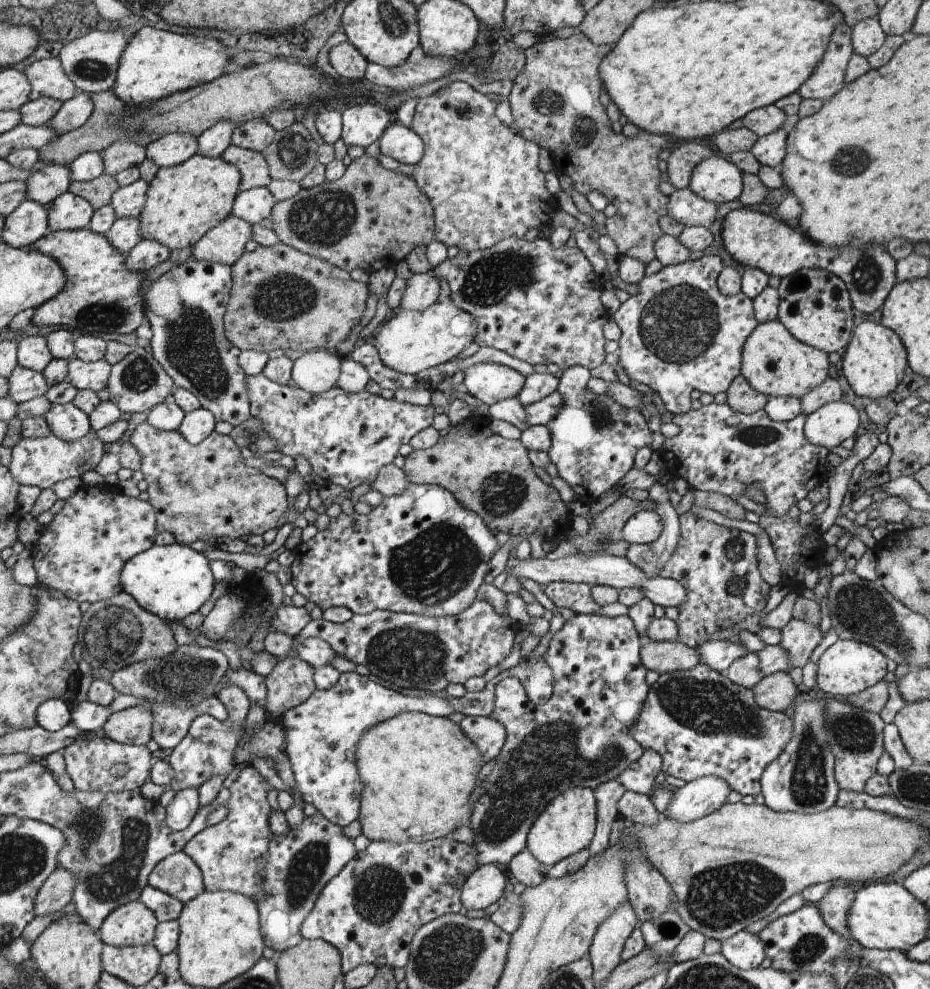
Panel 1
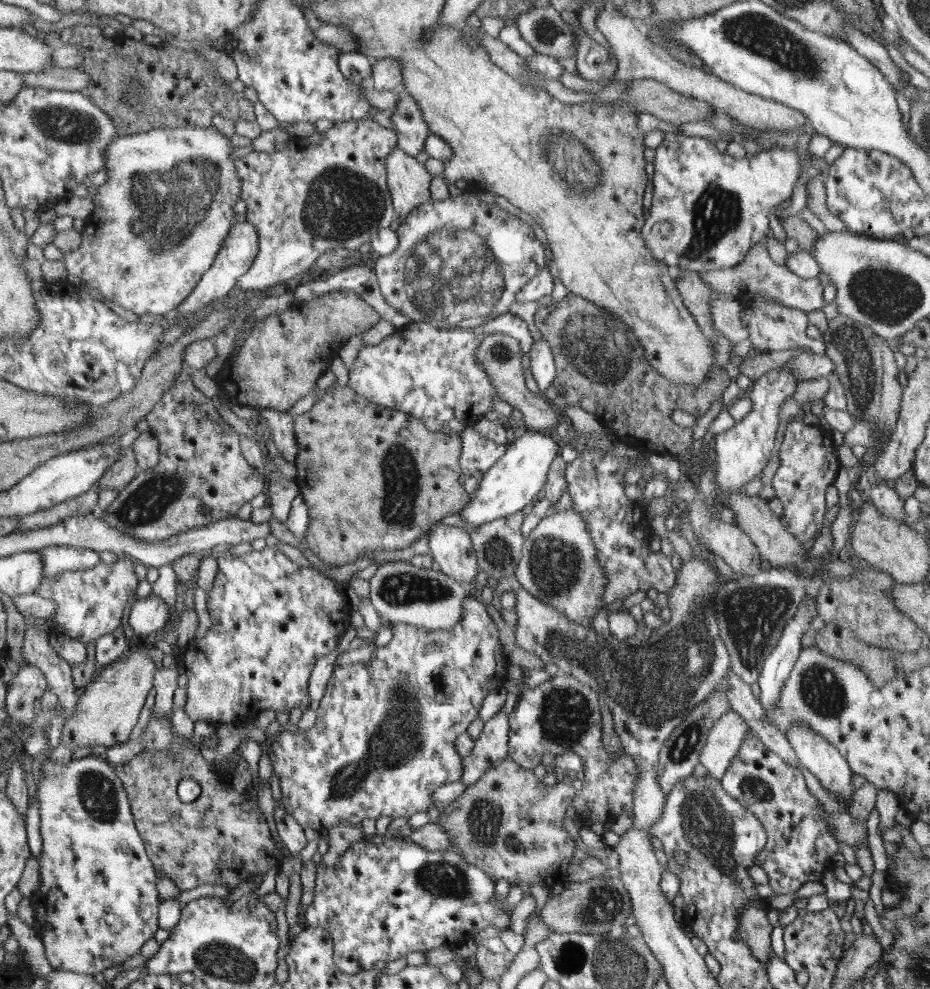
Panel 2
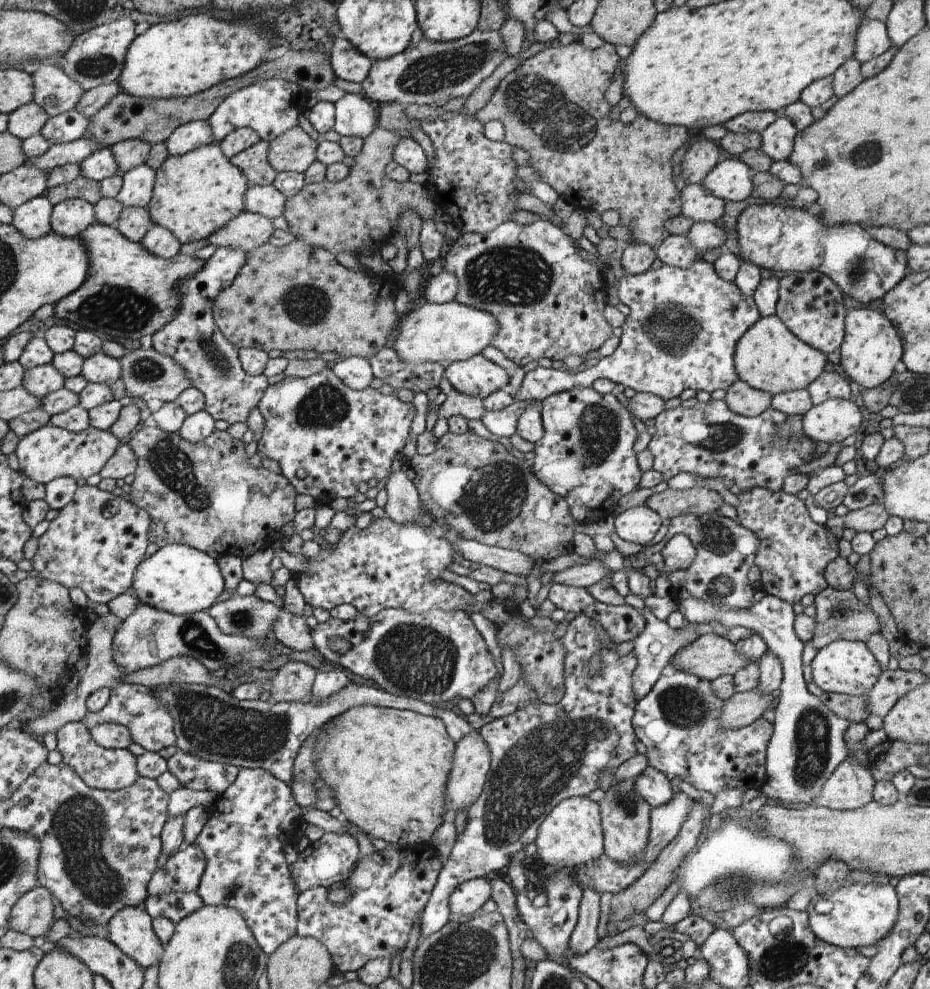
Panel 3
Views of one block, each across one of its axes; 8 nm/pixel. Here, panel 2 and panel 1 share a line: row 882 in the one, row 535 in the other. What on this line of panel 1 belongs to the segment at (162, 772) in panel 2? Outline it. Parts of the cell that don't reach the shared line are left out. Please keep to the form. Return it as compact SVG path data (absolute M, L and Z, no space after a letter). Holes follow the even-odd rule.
M148 421L140 423L129 441L138 449L143 478L148 482L148 496L158 513L160 532L171 532L176 543L190 545L195 540L209 540L216 545L219 536L240 538L246 534L264 534L270 528L280 528L288 520L288 492L284 480L268 476L264 468L254 468L244 456L244 448L235 443L230 435L216 431L202 443L193 445L180 431L163 431Z

